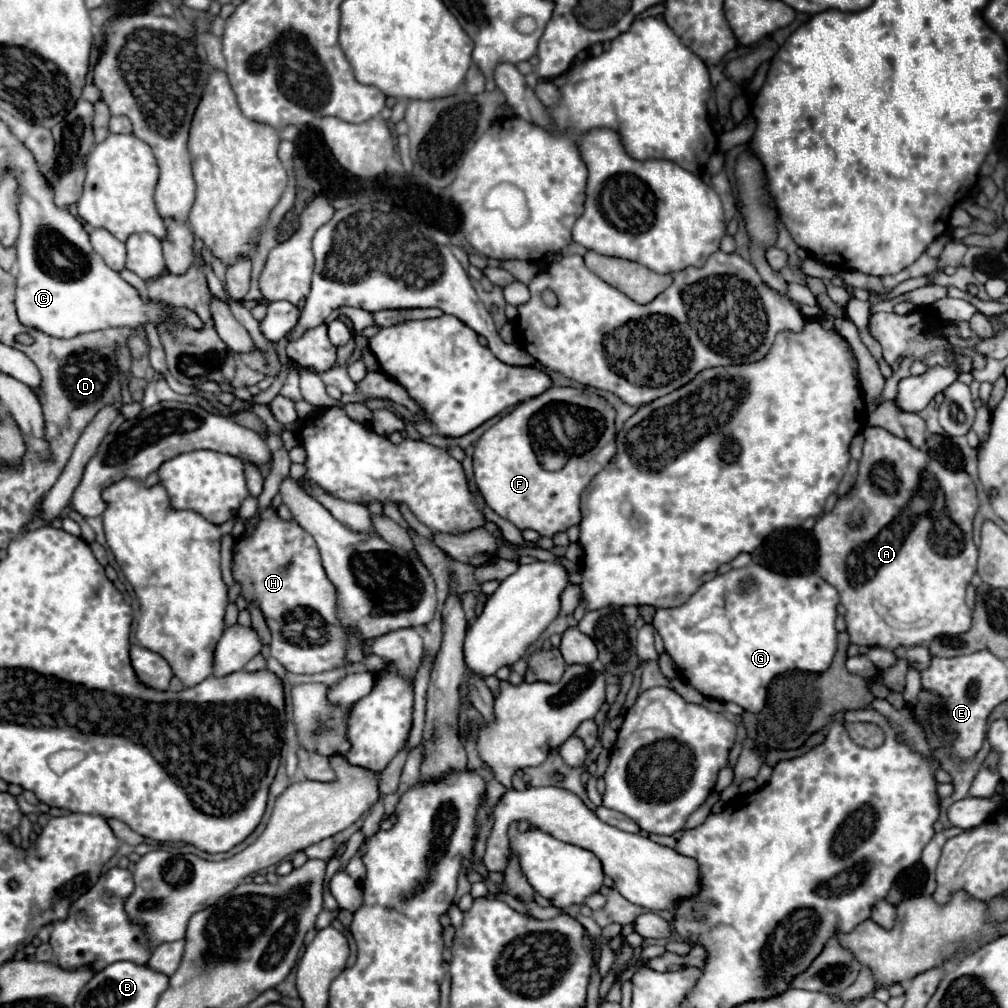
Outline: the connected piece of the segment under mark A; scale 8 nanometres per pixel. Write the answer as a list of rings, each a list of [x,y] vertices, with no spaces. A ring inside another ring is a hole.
[[[864,428],[862,434],[866,442],[856,484],[814,526],[820,554],[818,576],[838,590],[846,606],[850,642],[894,650],[898,646],[918,646],[936,636],[966,632],[972,612],[964,596],[978,560],[978,550],[972,542],[972,520],[978,512],[974,480],[964,470],[954,472],[940,466],[928,452],[892,436],[884,428]],[[946,514],[962,532],[946,532]]]

